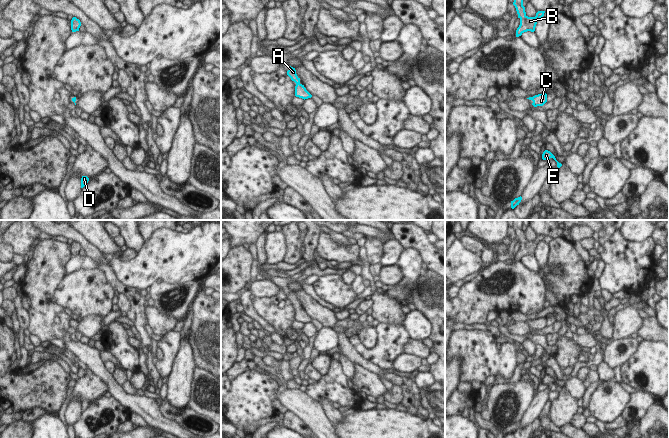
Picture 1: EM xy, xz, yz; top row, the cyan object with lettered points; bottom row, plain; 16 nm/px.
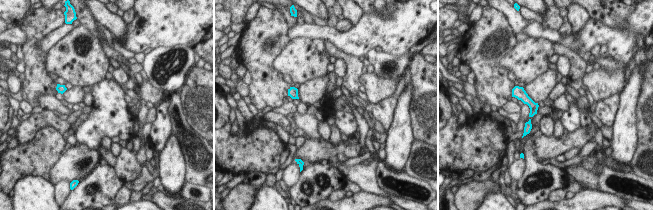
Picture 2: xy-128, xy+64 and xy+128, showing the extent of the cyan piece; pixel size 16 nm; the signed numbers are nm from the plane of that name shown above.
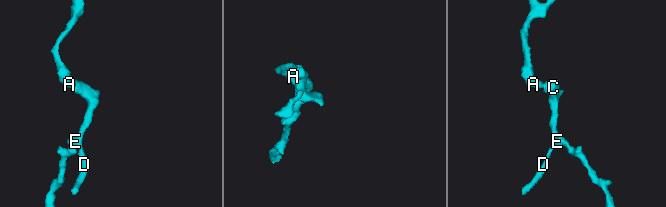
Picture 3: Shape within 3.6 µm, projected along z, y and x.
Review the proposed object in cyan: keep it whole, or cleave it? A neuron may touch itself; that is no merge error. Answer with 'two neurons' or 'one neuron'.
one neuron

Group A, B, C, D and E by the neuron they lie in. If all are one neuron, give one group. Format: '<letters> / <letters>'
A B C D E

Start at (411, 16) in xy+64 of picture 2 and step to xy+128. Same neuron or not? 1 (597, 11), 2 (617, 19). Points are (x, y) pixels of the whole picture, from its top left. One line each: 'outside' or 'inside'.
1: outside
2: outside

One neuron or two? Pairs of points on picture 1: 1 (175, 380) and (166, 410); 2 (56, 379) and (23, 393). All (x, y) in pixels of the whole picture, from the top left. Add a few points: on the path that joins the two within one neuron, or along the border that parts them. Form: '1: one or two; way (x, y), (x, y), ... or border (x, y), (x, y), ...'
1: two; border (165, 399), (179, 409), (186, 408)
2: one; way (48, 383), (42, 388), (31, 390)

